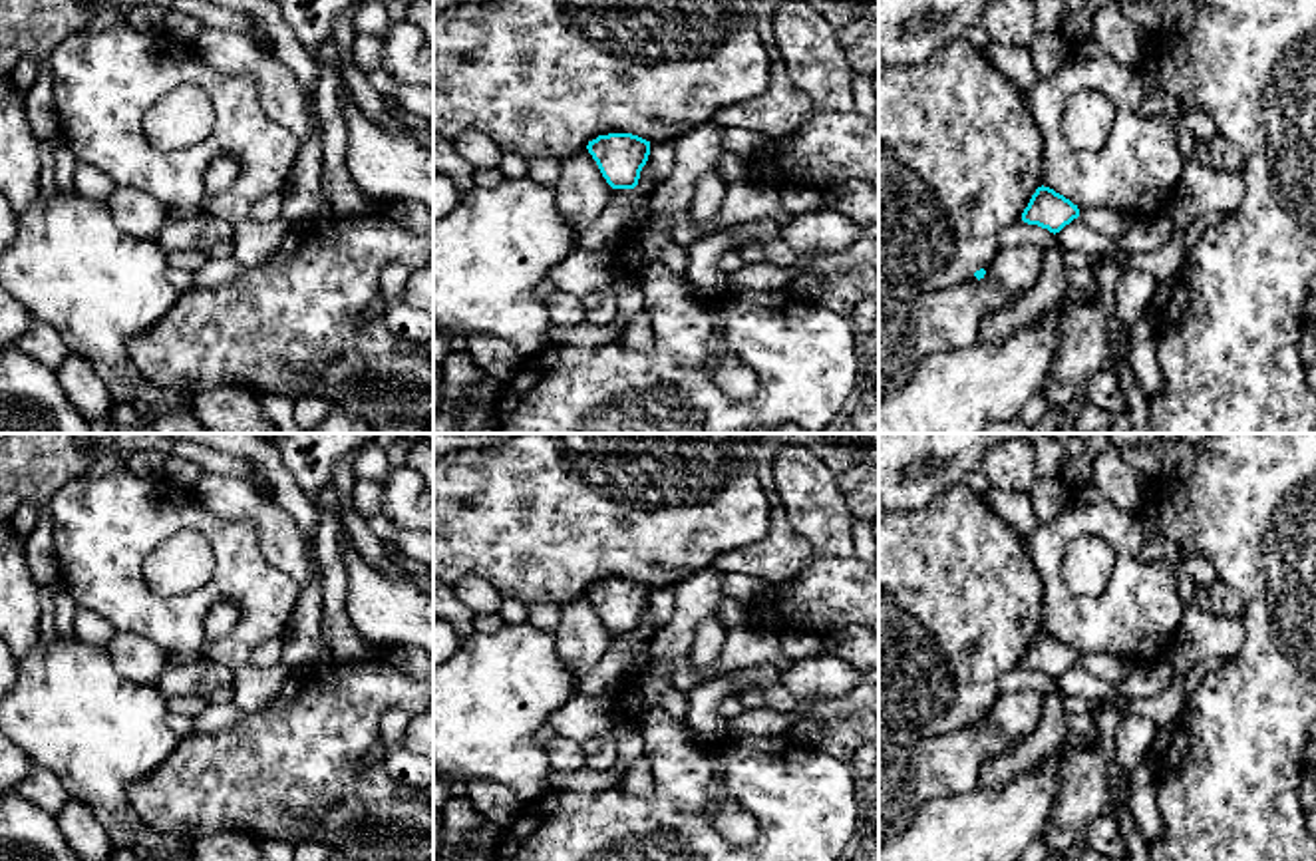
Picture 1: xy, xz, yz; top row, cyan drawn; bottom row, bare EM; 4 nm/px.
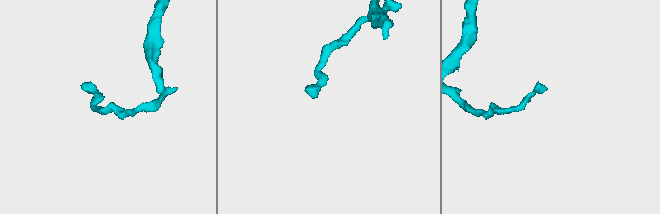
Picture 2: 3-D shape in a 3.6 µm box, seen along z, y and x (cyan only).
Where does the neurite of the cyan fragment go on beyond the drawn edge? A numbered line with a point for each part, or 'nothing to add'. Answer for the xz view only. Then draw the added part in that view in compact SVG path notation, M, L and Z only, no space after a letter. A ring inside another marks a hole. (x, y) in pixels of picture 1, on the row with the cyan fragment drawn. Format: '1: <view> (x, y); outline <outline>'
nothing to add

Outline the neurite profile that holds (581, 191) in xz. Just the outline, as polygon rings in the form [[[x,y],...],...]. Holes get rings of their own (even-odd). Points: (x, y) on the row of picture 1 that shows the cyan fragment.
[[[586,147],[561,161],[555,197],[559,211],[573,225],[576,241],[580,241],[612,197],[612,187]]]

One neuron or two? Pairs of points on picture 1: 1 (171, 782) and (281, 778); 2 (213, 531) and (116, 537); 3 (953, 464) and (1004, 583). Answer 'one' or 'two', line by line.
1: one
2: one
3: two

